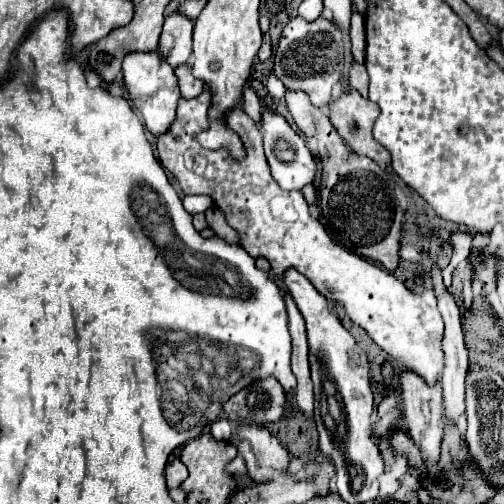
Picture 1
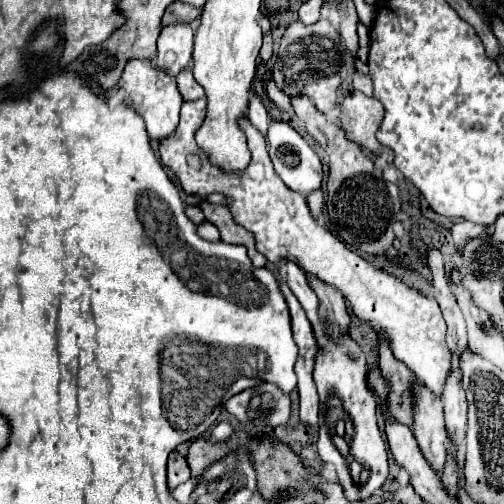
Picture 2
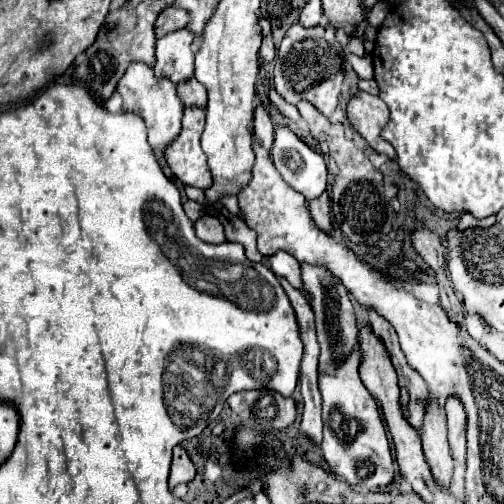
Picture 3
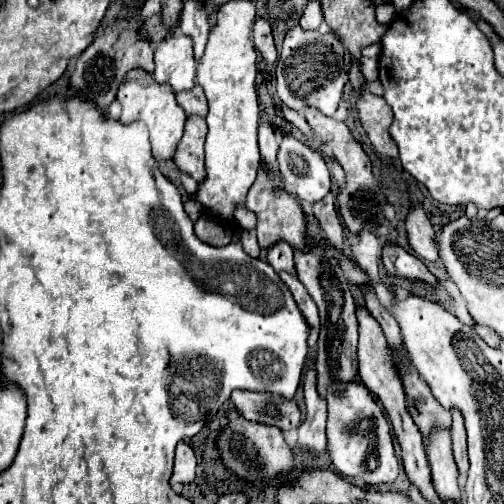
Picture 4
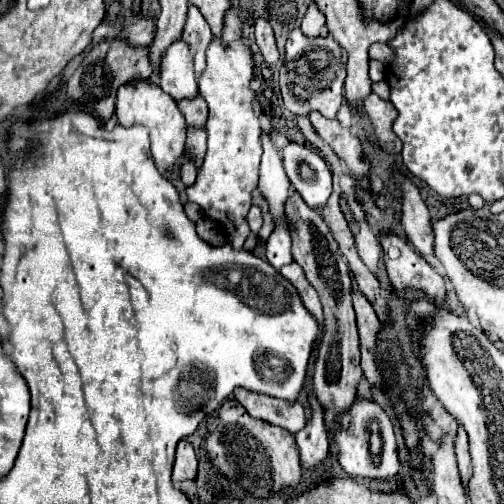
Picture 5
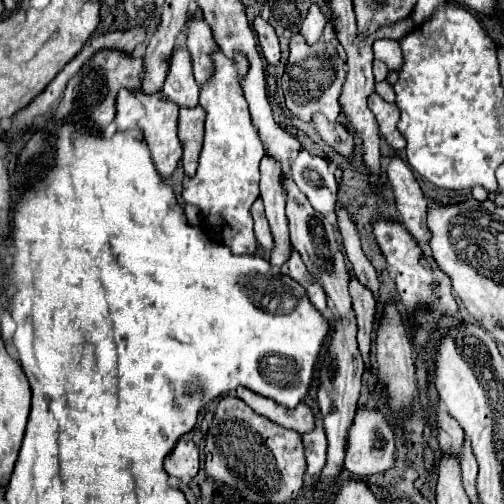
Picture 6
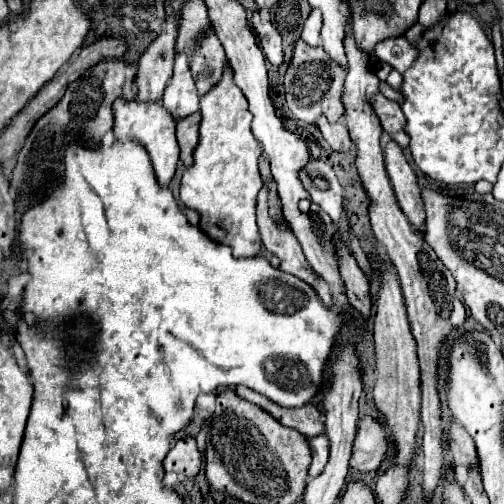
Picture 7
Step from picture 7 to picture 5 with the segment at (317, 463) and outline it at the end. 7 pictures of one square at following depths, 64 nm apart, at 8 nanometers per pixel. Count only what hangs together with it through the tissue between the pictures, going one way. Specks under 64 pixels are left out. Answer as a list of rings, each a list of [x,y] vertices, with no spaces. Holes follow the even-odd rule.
[[[308,394],[308,402],[312,408],[312,418],[306,422],[304,430],[296,434],[296,444],[300,450],[302,464],[306,464],[308,468],[316,468],[328,456],[330,442],[328,442],[328,430],[324,424],[324,408],[320,406],[314,394]]]

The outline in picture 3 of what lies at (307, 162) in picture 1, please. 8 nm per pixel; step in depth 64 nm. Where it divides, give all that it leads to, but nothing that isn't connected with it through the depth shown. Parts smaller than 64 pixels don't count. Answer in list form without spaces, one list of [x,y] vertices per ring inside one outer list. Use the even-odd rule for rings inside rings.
[[[288,126],[274,128],[274,144],[270,148],[270,156],[274,160],[276,170],[282,174],[284,182],[292,186],[296,192],[300,192],[306,200],[314,200],[326,190],[328,172],[326,172],[324,158],[318,152],[314,152],[310,146],[306,146]]]

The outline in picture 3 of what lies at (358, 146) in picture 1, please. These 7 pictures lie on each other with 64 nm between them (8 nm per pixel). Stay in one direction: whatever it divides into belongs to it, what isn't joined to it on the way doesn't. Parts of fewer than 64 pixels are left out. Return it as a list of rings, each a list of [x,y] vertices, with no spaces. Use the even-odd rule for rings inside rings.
[[[358,90],[356,96],[348,100],[346,114],[354,130],[370,144],[370,148],[392,160],[396,158],[394,148],[386,140],[380,140],[380,130],[388,122],[388,106],[378,96]]]

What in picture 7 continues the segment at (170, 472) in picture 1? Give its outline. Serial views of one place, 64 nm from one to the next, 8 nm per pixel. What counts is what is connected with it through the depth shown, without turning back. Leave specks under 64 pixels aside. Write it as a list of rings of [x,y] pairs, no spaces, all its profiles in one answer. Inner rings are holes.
[[[194,438],[178,440],[164,458],[166,472],[176,472],[188,478],[196,476],[200,472],[200,466],[202,466],[202,454],[198,452]]]

